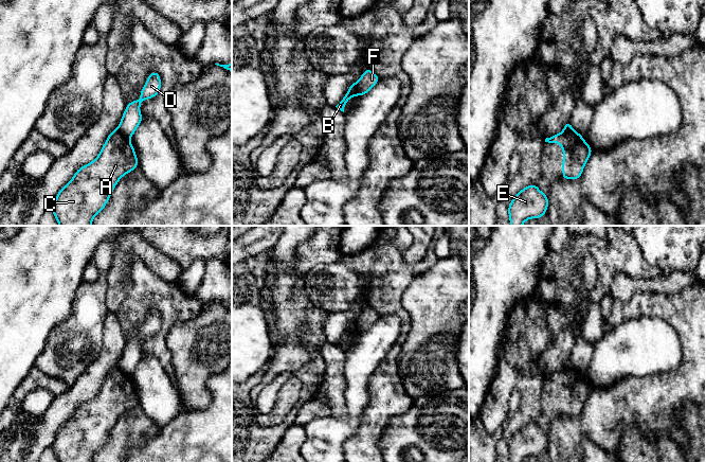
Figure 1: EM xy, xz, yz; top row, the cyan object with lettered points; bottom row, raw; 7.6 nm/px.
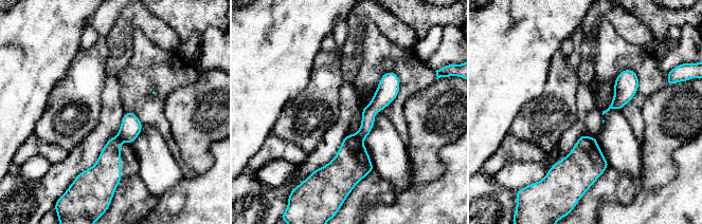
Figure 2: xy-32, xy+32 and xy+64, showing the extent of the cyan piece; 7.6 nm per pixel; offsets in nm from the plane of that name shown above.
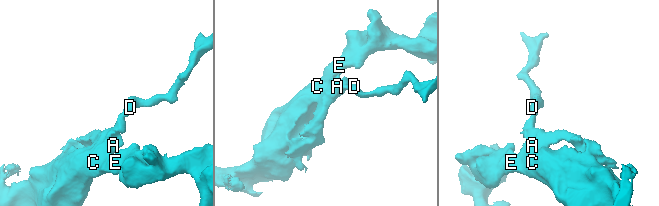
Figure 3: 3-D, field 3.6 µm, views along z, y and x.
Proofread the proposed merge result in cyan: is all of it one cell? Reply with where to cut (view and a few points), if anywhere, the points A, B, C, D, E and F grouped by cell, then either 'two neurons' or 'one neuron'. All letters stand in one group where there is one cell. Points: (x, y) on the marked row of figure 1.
cut xy (118, 128), (128, 138); groups A B C E / D F; two neurons

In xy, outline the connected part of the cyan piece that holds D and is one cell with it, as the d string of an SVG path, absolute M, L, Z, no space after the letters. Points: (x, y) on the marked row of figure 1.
M152 71L141 90L140 100L127 104L117 129L126 138L131 138L143 120L139 108L143 101L155 97L161 90L161 77L157 71Z

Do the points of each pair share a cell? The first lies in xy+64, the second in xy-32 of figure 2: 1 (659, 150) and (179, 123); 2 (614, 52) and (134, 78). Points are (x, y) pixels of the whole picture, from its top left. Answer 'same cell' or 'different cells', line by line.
1: same cell
2: same cell

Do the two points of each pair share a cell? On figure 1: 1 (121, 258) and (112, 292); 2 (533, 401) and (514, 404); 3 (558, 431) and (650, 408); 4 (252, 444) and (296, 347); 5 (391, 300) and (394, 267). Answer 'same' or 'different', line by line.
1: same
2: different
3: same
4: different
5: same

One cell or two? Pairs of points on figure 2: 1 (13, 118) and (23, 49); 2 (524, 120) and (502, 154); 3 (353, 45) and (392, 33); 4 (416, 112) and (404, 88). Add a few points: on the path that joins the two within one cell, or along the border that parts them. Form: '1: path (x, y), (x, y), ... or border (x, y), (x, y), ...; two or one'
1: path (13, 101), (13, 68), (15, 66); one
2: border (509, 132), (537, 145); two
3: path (355, 33), (366, 19), (379, 20); one
4: border (431, 85), (407, 99), (406, 120); two

